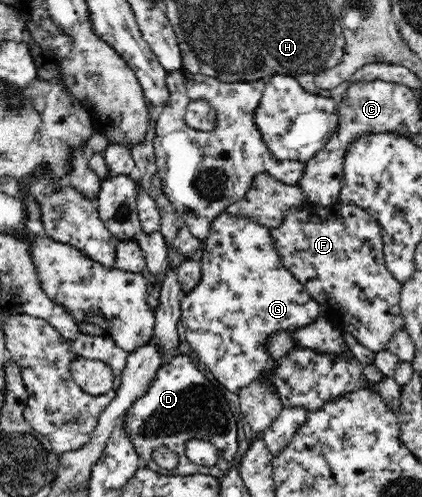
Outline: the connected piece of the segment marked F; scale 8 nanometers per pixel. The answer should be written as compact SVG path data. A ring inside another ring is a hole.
M308 201L285 212L284 222L270 234L285 268L311 293L319 303L320 314L337 330L347 331L361 345L377 352L387 348L394 332L404 328L400 312L402 284L386 267L381 228L368 212L355 204L318 206Z

